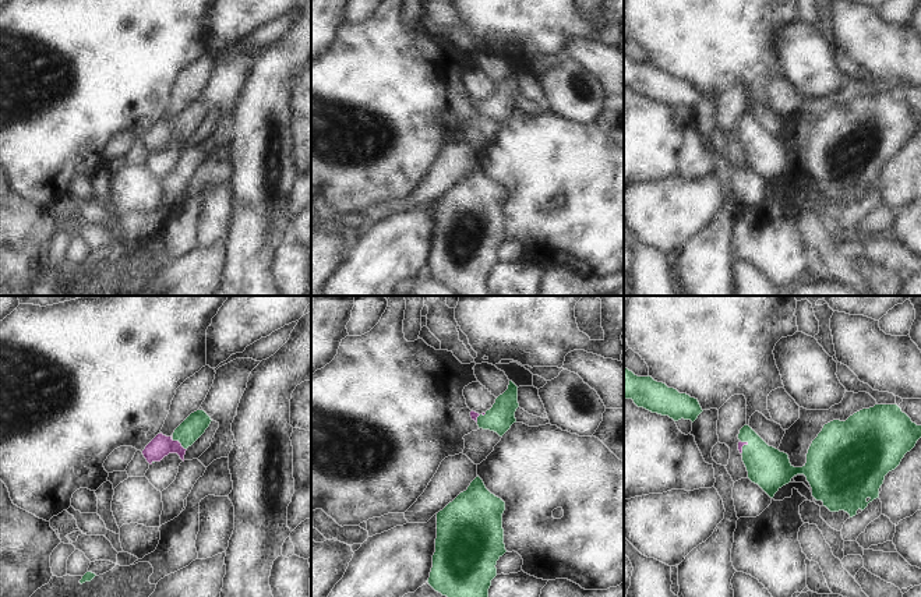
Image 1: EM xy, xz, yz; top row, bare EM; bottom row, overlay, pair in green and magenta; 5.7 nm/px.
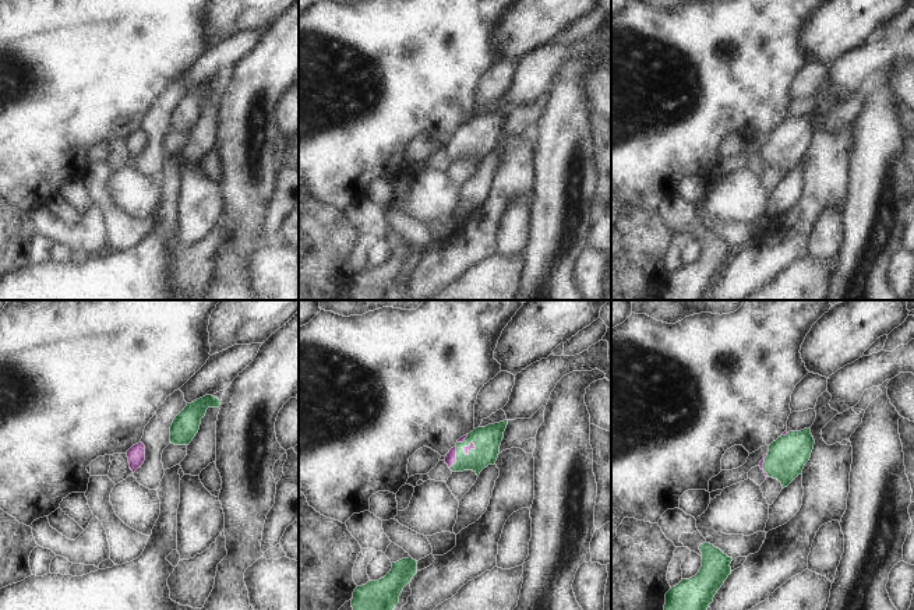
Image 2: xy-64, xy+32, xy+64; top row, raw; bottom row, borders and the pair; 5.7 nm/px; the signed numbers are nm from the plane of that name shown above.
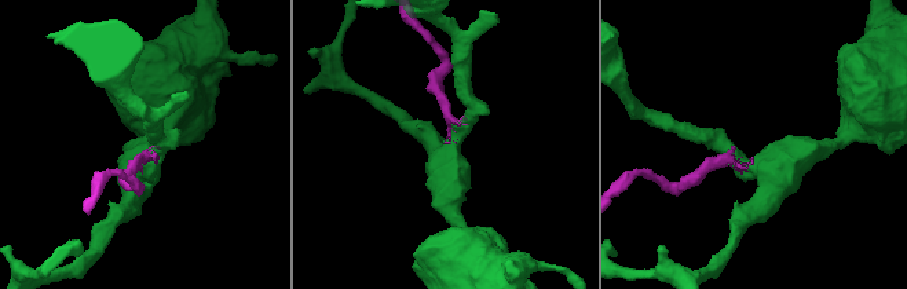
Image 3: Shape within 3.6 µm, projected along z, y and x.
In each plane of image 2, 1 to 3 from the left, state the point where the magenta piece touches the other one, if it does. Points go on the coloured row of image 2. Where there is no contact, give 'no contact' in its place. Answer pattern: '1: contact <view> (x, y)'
1: no contact
2: contact xy+32 (456, 457)
3: contact xy+64 (763, 465)

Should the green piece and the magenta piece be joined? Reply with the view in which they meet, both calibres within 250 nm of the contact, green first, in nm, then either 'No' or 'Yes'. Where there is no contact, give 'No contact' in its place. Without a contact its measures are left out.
Touches green in xy. Thickness 140 nm (green) against 120 nm. Yes.

